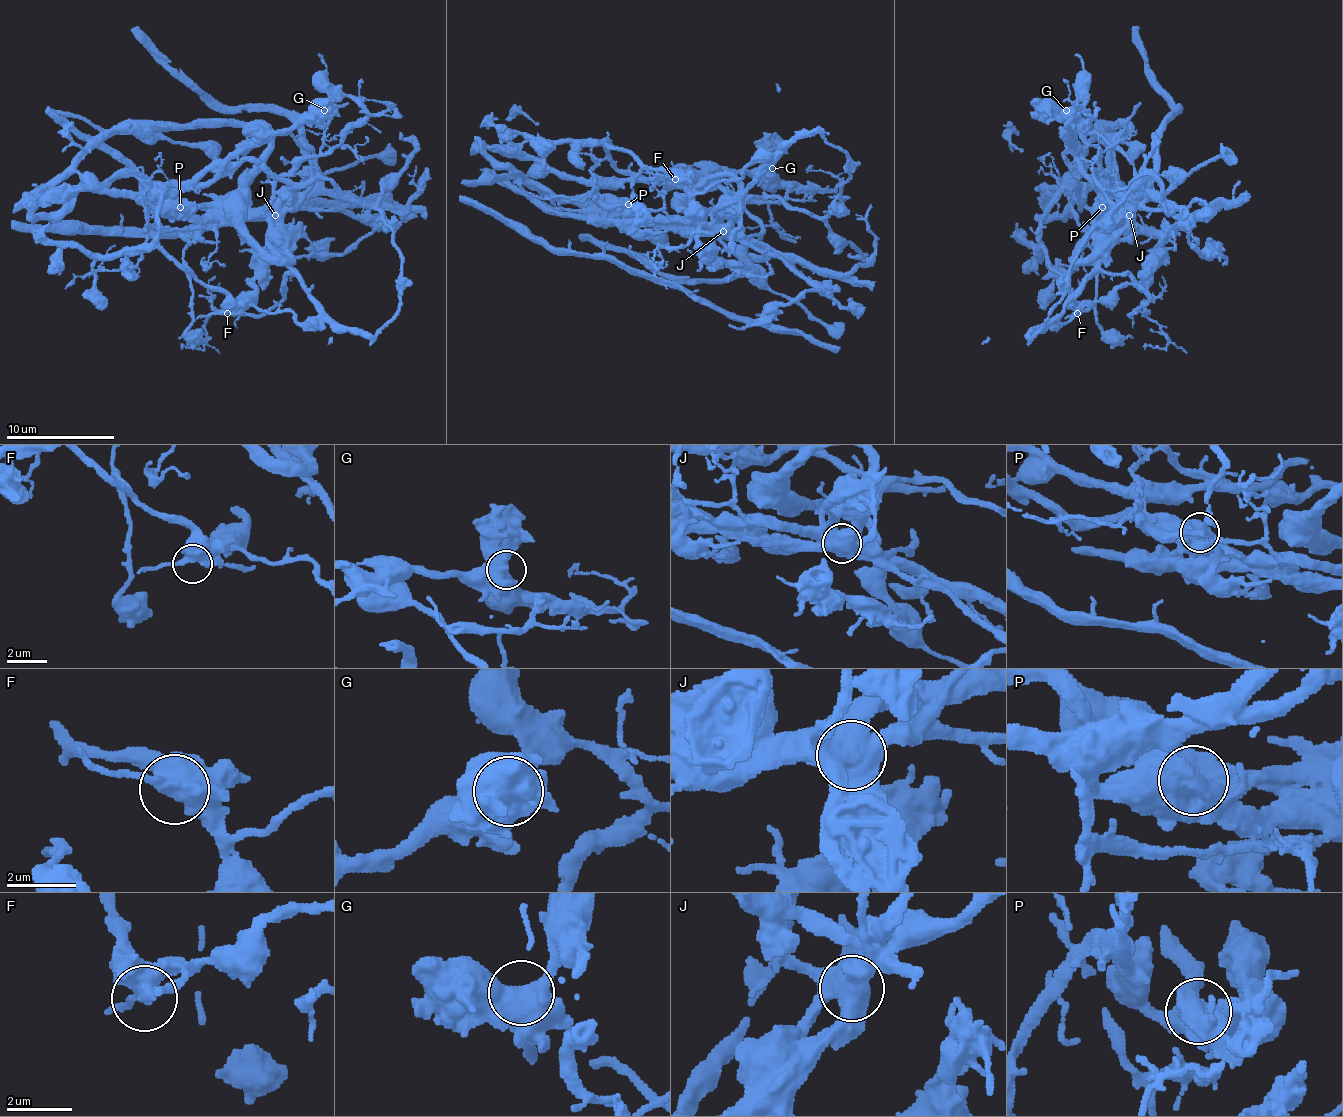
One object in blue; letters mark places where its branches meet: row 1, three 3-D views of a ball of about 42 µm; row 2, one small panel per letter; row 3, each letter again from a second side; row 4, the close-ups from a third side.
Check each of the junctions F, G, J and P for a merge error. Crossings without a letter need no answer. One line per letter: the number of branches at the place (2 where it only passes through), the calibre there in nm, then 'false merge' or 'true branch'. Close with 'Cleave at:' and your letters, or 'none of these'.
F: 2 branches meet; 600 nm thick; true branch
G: 2 branches meet; 650 nm thick; true branch
J: 3 branches meet; 700 nm thick; false merge
P: 1 branches meet; 1050 nm thick; false merge
Cleave at: J, P

